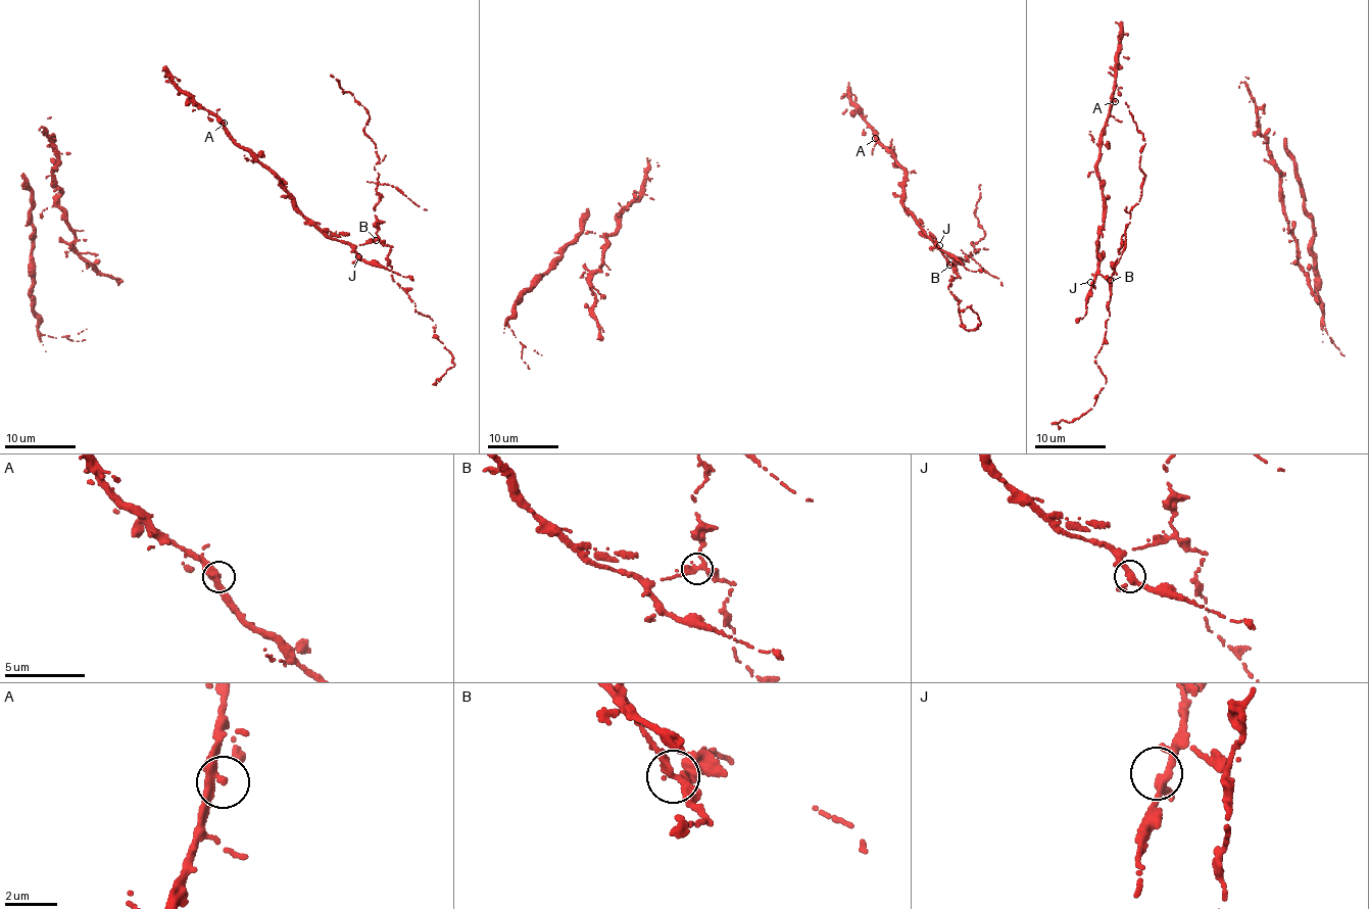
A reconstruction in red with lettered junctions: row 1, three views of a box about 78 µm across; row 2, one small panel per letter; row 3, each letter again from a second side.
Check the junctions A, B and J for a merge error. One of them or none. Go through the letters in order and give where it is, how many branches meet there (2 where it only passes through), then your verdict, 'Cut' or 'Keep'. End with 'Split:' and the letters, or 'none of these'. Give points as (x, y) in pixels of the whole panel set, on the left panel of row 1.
A: Place: (224, 123). Branches: 2. Keep
B: Place: (376, 240). Branches: 3. Cut
J: Place: (358, 256). Branches: 3. Keep
Split: B

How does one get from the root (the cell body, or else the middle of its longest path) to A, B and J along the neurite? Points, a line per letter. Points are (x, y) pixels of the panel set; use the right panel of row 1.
A: (1128, 58), (1120, 52), (1115, 60), (1115, 101)
B: (1128, 58), (1120, 52), (1115, 60), (1115, 91), (1095, 166), (1104, 223), (1096, 268), (1111, 281)
J: (1128, 58), (1120, 52), (1116, 58), (1115, 91), (1098, 144), (1104, 223), (1090, 282)

